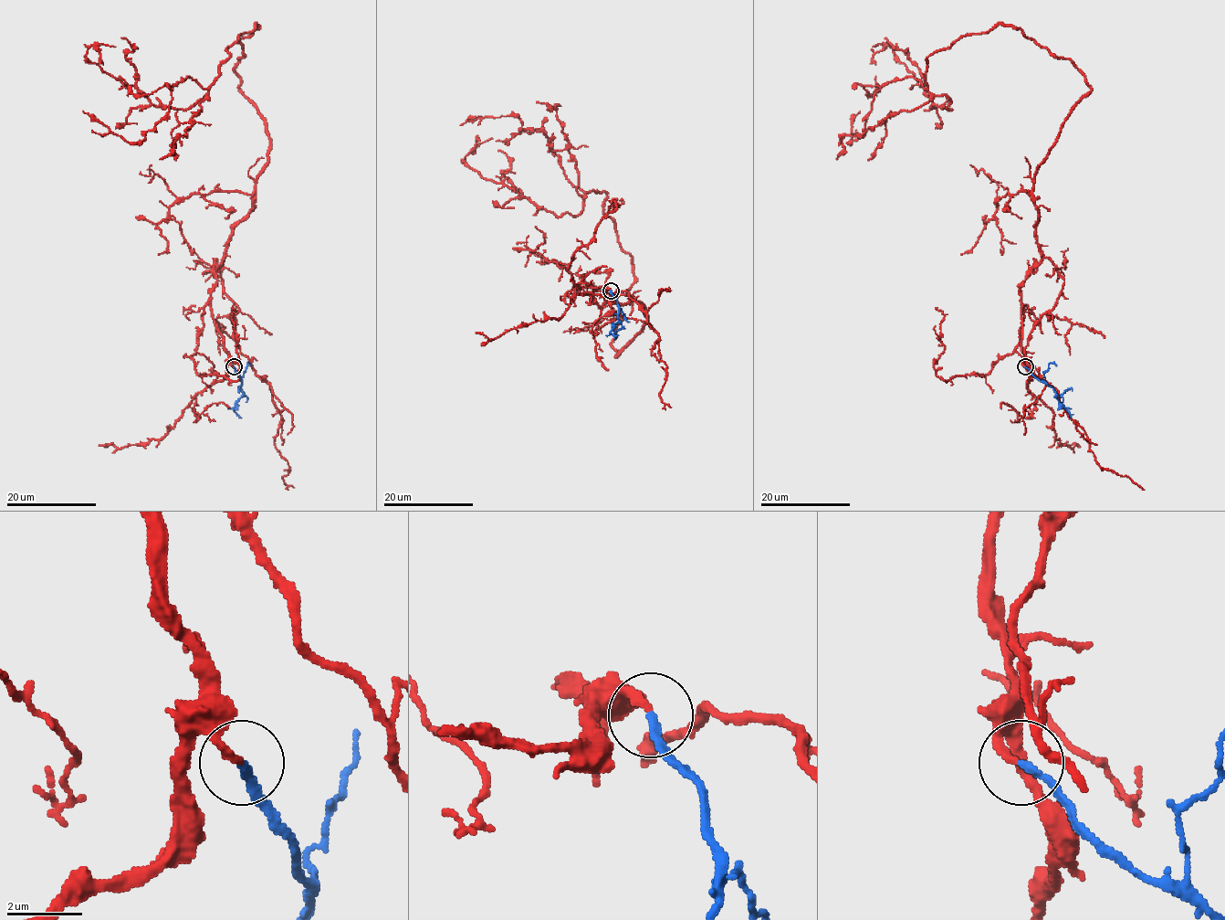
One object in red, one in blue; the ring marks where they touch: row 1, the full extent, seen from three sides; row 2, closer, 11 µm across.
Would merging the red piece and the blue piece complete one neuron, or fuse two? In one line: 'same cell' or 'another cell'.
same cell

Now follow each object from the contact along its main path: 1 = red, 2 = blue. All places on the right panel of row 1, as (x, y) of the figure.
1: (1025, 367), (1032, 178), (1085, 77), (996, 24), (926, 58), (950, 110), (888, 46), (875, 65)
2: (1025, 367), (1050, 385), (1070, 417)

